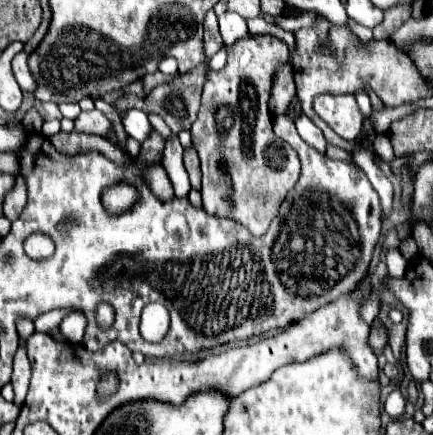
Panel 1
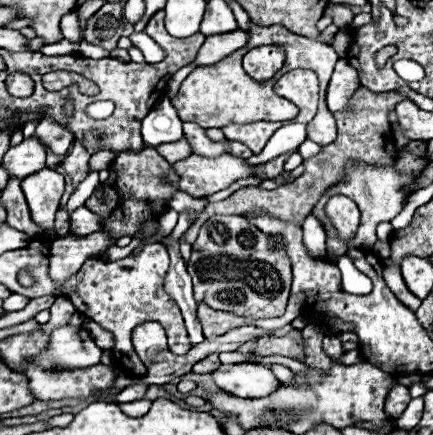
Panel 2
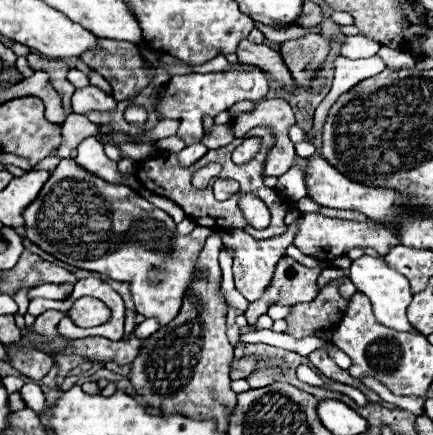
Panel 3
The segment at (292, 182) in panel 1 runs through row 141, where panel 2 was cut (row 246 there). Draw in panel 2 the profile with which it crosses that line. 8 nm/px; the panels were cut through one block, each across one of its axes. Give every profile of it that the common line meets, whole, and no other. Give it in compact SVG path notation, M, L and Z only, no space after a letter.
M212 216L198 234L188 260L198 302L252 318L278 318L286 310L292 284L290 260L278 238L260 232L244 216Z

